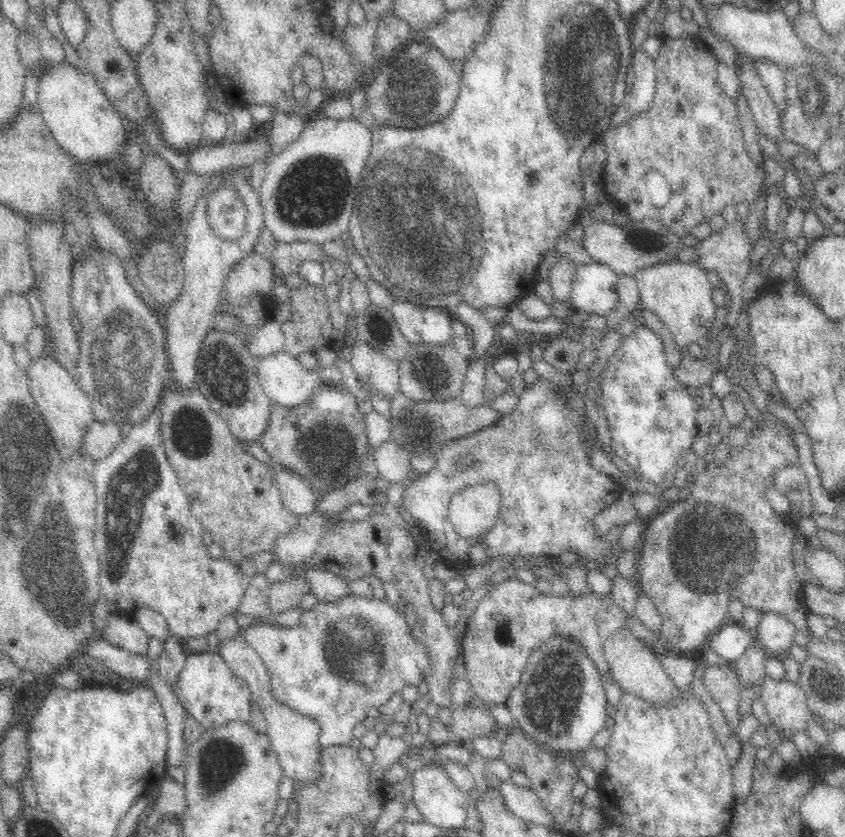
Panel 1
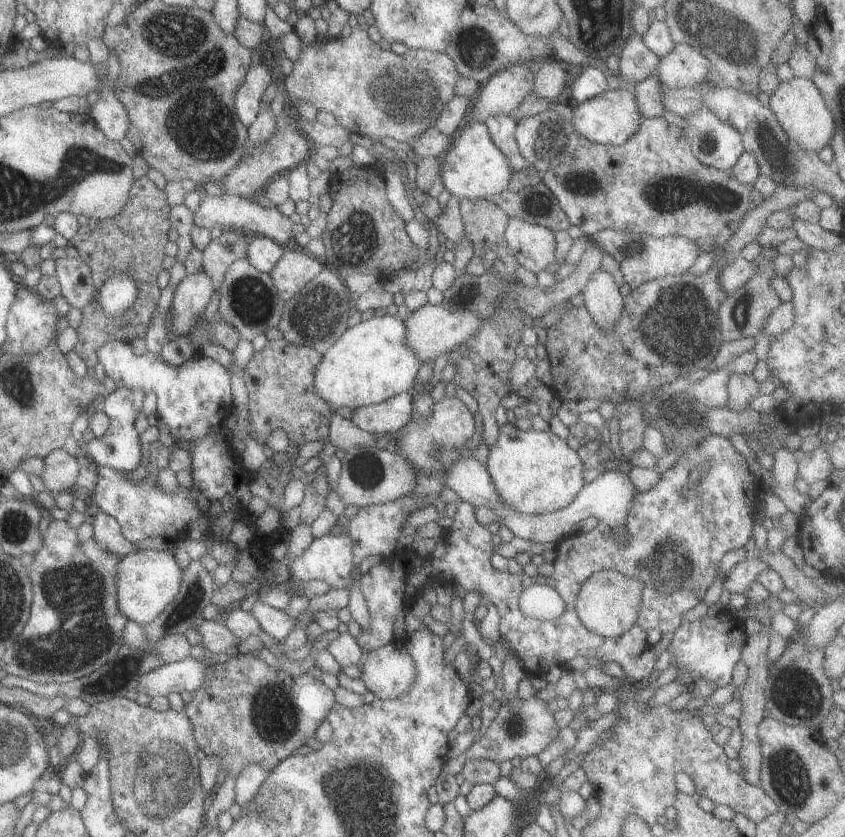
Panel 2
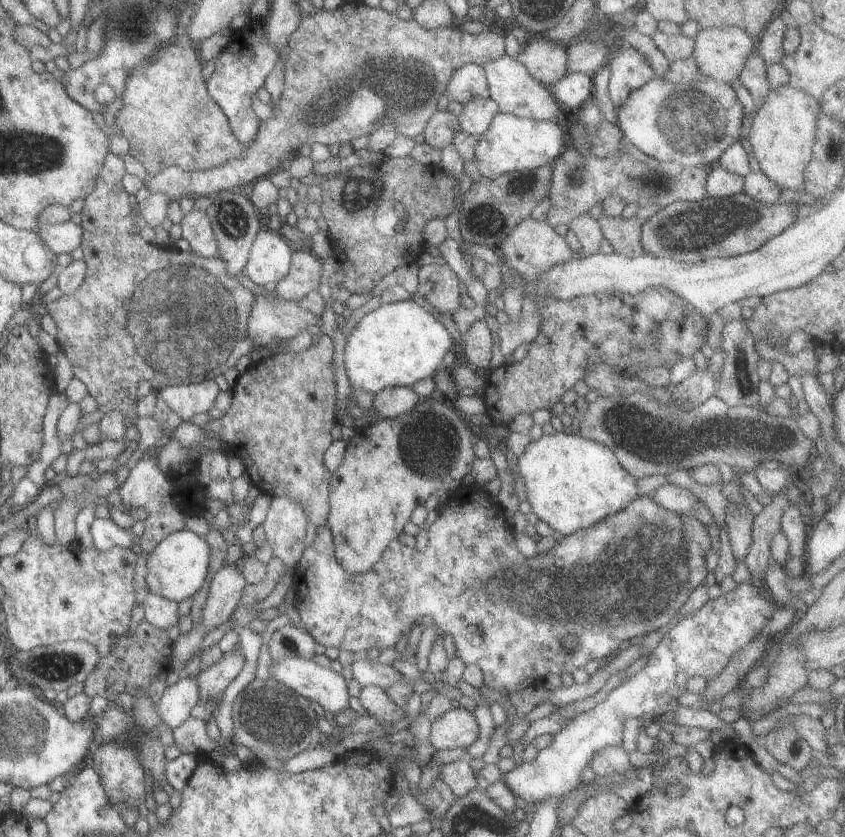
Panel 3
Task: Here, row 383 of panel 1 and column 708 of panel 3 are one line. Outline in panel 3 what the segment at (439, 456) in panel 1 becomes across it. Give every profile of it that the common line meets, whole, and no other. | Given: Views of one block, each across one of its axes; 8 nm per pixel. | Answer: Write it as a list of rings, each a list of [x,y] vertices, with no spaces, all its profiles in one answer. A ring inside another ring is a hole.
[[[475,484],[460,485],[455,490],[449,492],[446,504],[437,510],[438,518],[426,526],[428,533],[427,546],[423,550],[415,550],[409,546],[403,546],[397,540],[391,540],[387,548],[383,550],[381,558],[371,566],[365,573],[347,573],[335,561],[334,545],[328,527],[320,525],[316,529],[315,540],[305,546],[300,560],[292,570],[292,590],[295,596],[295,608],[299,615],[299,626],[303,628],[315,643],[324,647],[334,647],[339,651],[351,651],[355,655],[377,648],[380,652],[393,648],[394,645],[403,636],[407,636],[415,624],[421,624],[424,628],[431,626],[438,633],[449,634],[453,641],[456,658],[459,658],[463,665],[477,666],[482,673],[483,685],[486,688],[506,693],[514,694],[528,687],[540,687],[547,674],[561,675],[571,673],[575,668],[580,669],[588,661],[594,659],[607,659],[618,652],[618,646],[636,636],[647,635],[652,631],[658,630],[666,623],[671,623],[672,616],[680,610],[683,602],[687,600],[689,594],[700,586],[706,576],[704,557],[709,552],[710,541],[708,534],[704,530],[703,524],[688,515],[679,515],[663,508],[660,508],[648,497],[636,497],[635,501],[627,504],[622,510],[603,518],[603,521],[597,522],[594,526],[576,531],[575,533],[561,537],[551,548],[543,553],[537,553],[533,557],[523,557],[517,552],[514,536],[507,524],[507,520],[501,518],[498,505],[484,492],[481,486]],[[574,639],[574,648],[565,649],[564,641]]]

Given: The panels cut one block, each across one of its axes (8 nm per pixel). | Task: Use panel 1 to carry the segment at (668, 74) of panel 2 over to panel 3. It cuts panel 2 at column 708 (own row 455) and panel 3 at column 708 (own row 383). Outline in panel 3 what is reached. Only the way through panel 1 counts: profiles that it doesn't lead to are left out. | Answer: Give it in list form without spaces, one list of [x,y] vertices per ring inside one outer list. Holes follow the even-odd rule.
[[[732,25],[701,29],[692,40],[694,46],[690,56],[695,60],[700,74],[727,85],[738,79],[747,58],[756,51],[757,44],[757,37],[751,37],[745,31]]]

